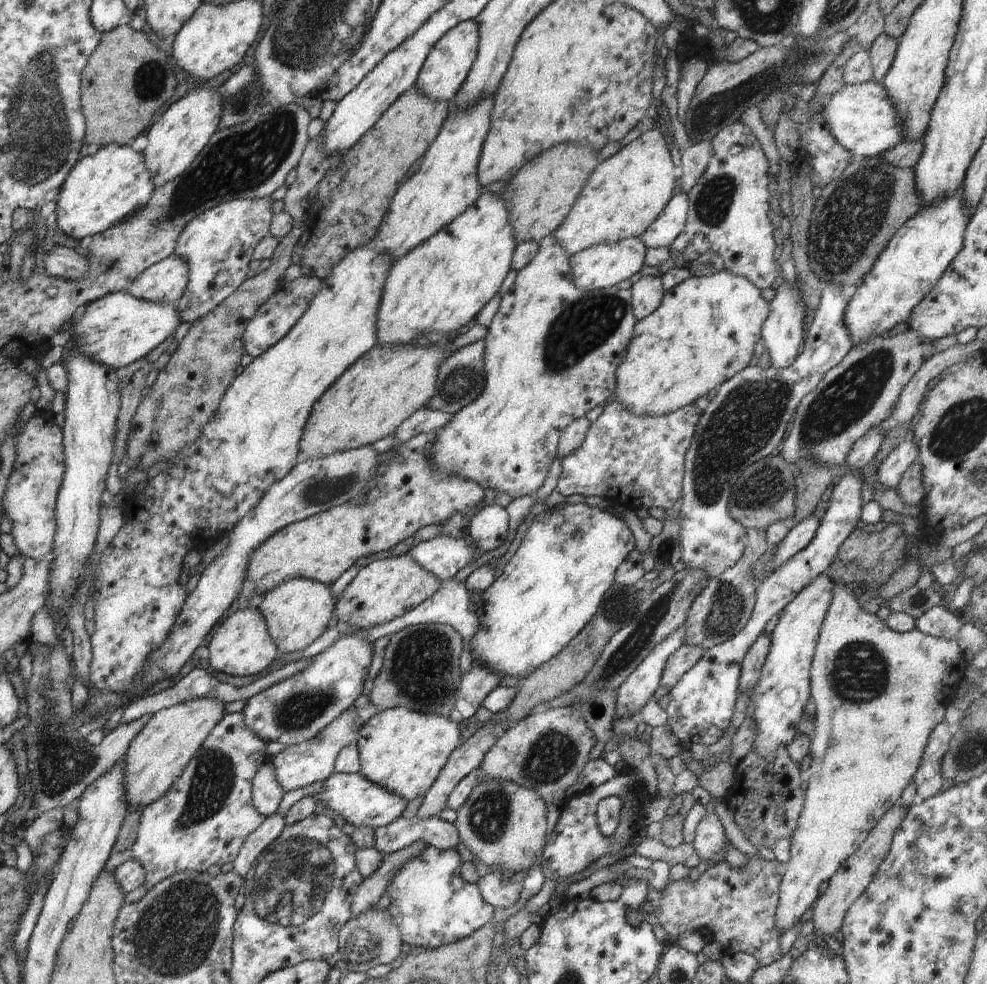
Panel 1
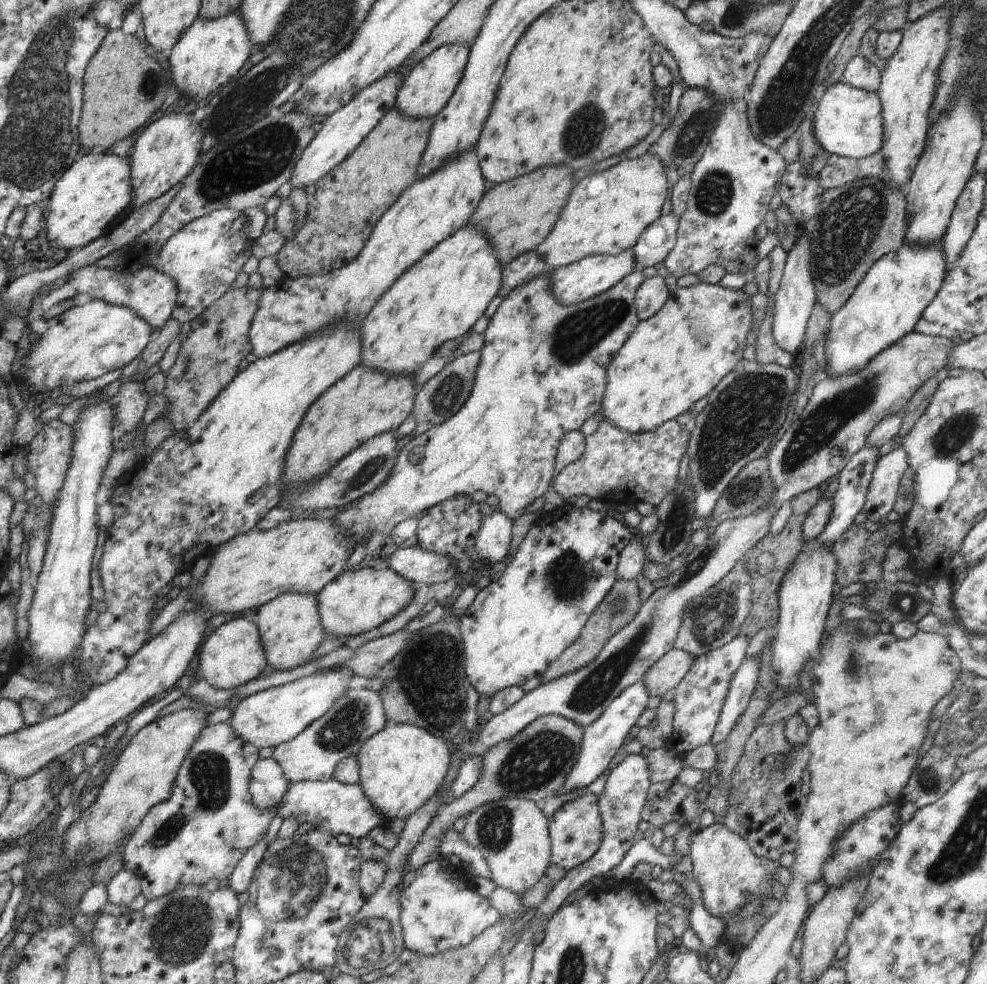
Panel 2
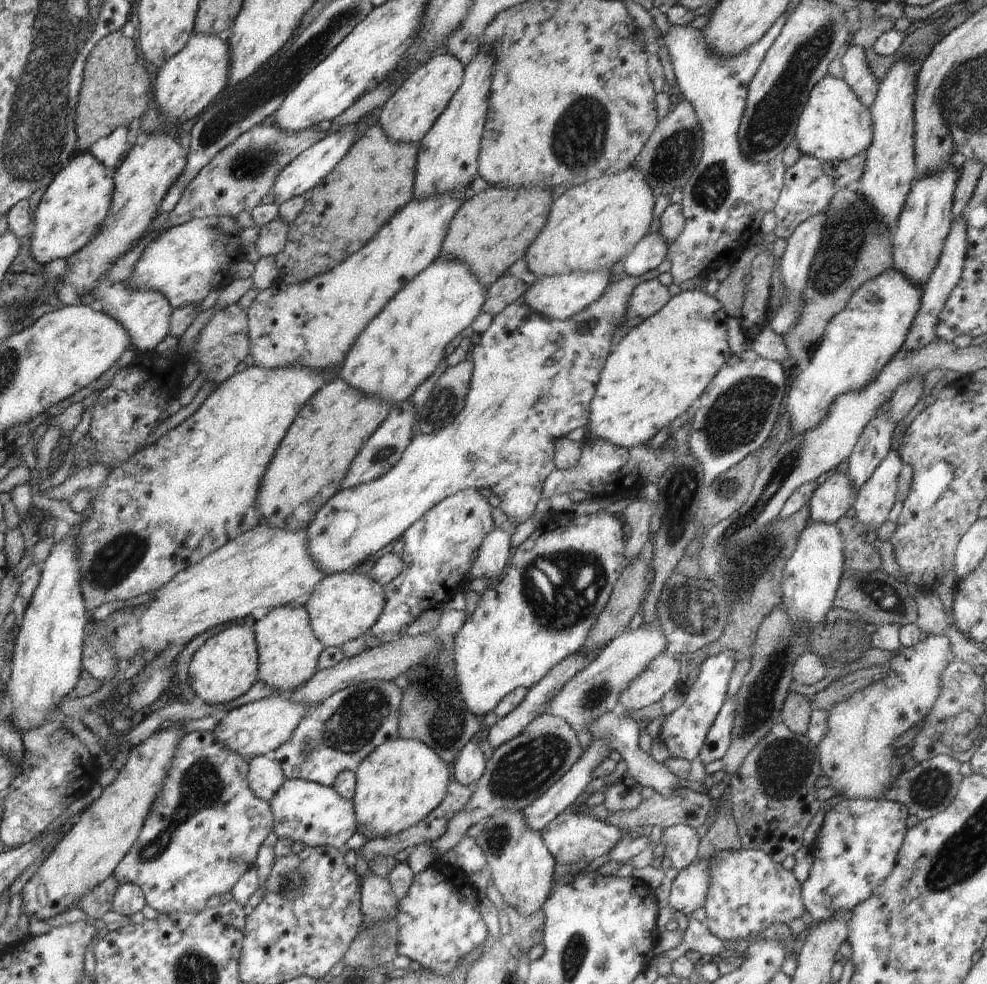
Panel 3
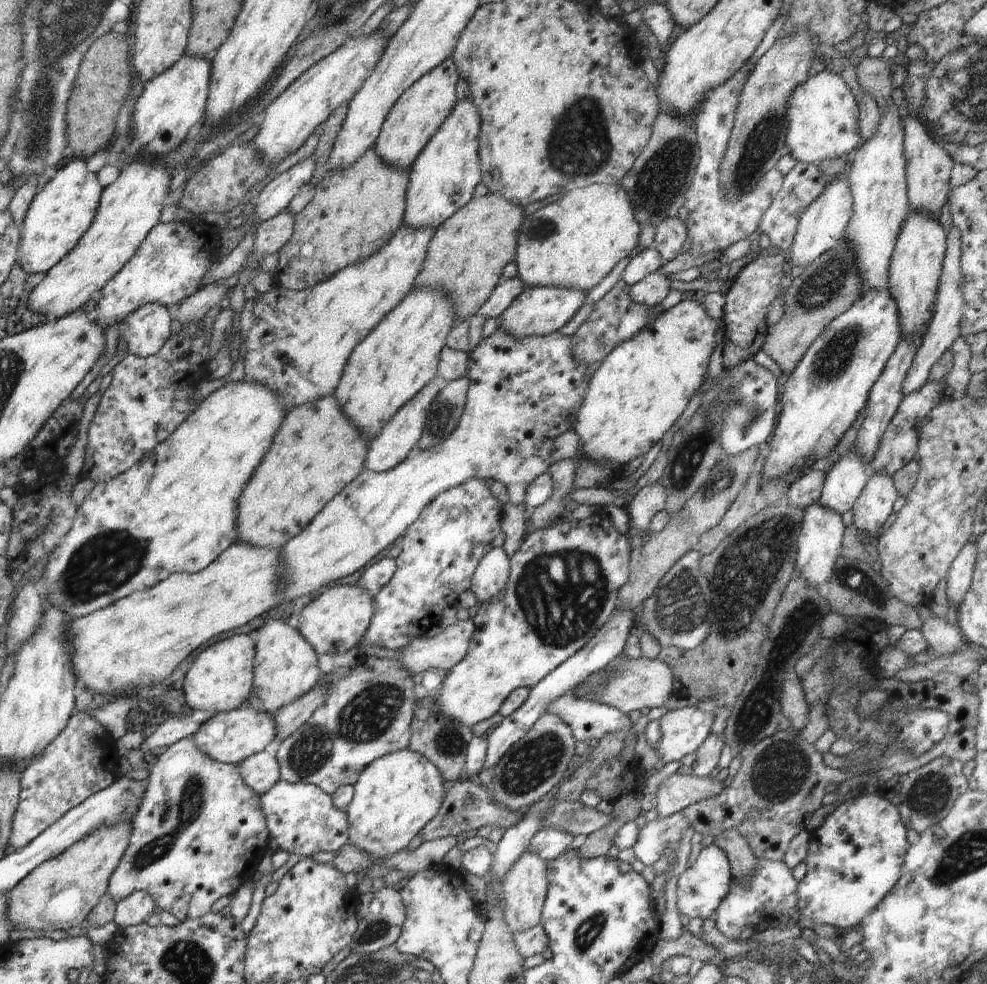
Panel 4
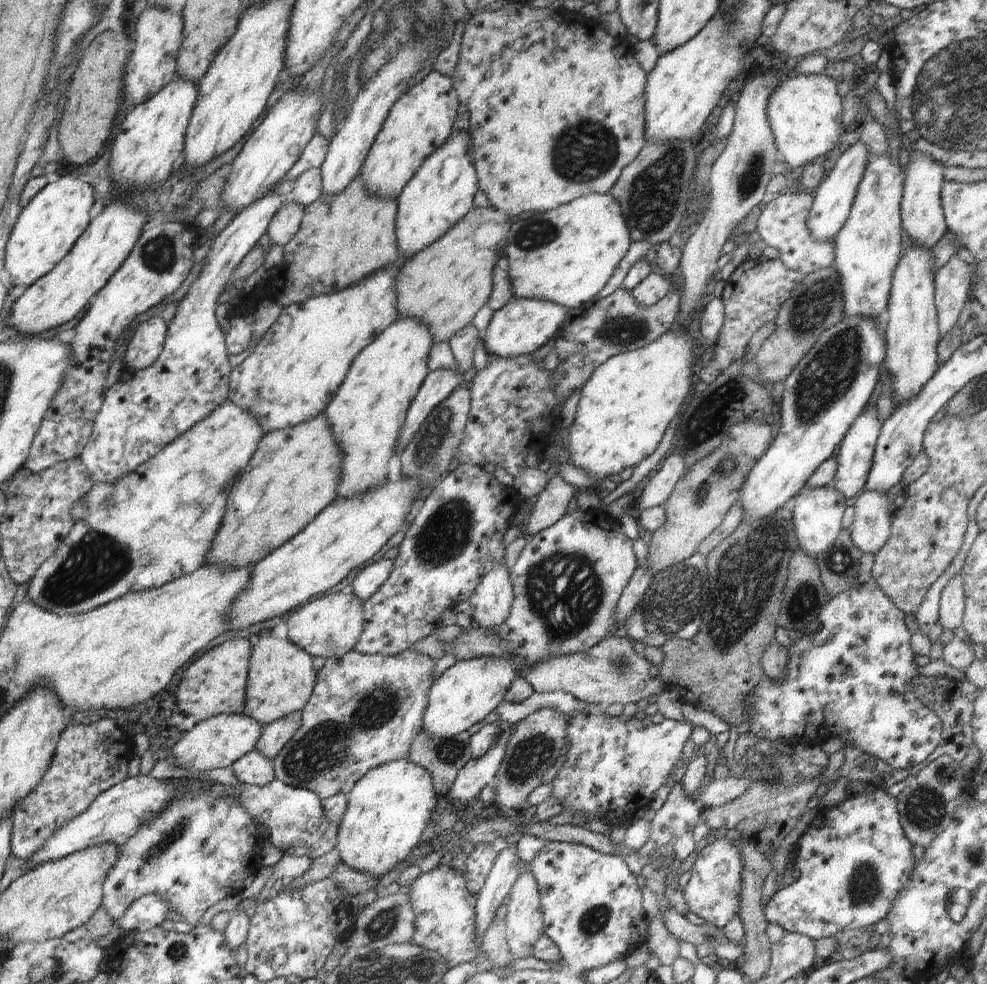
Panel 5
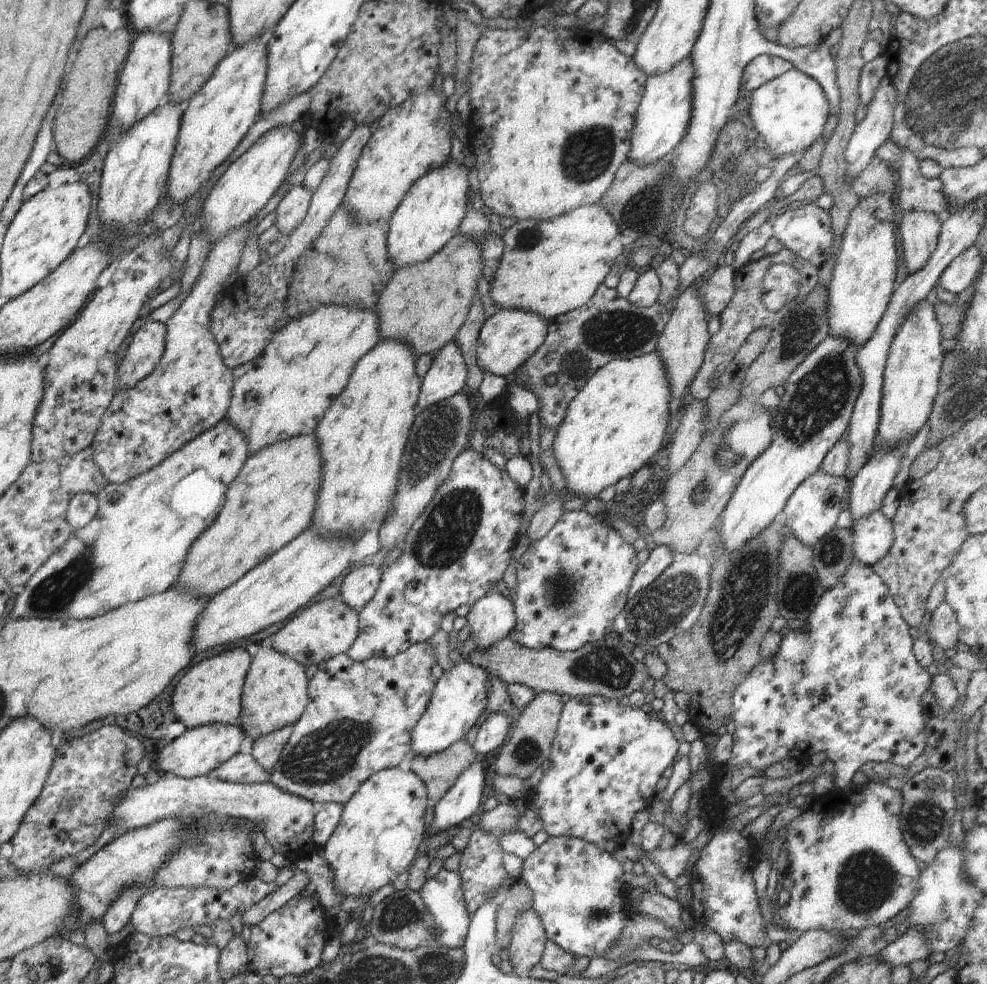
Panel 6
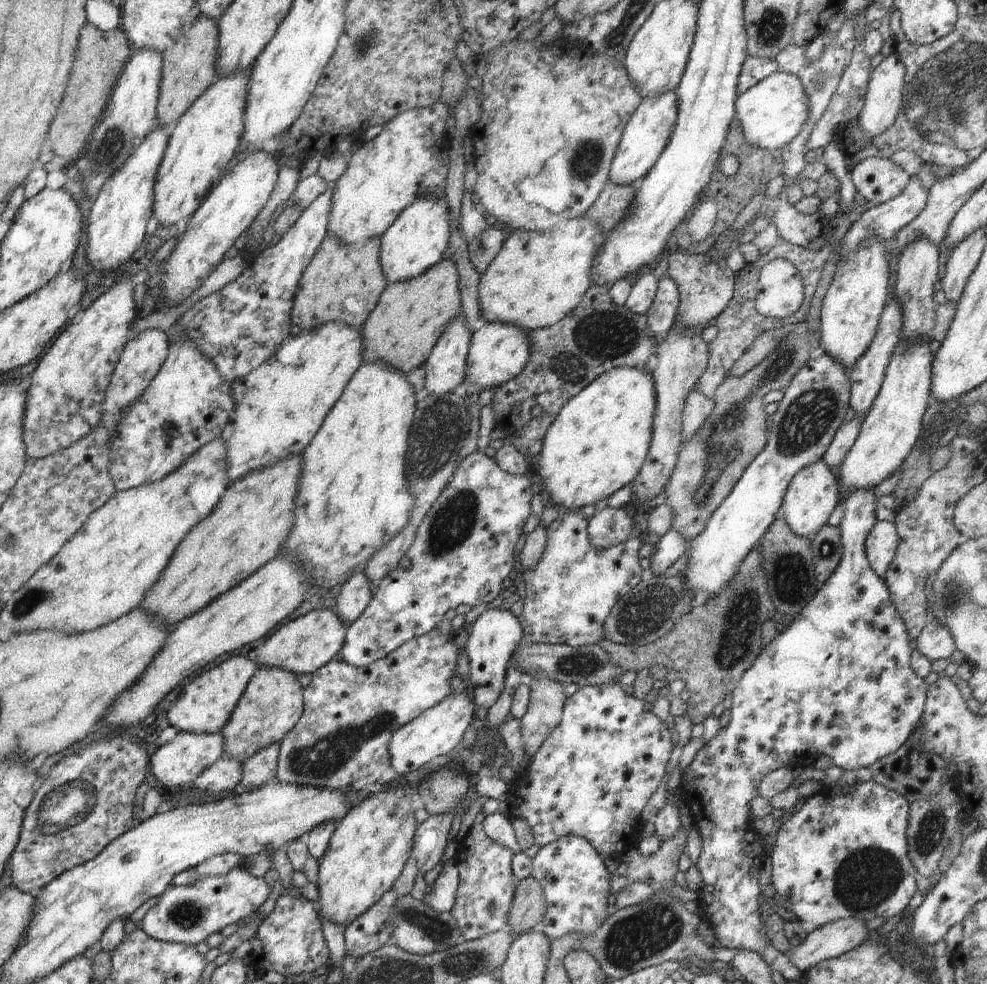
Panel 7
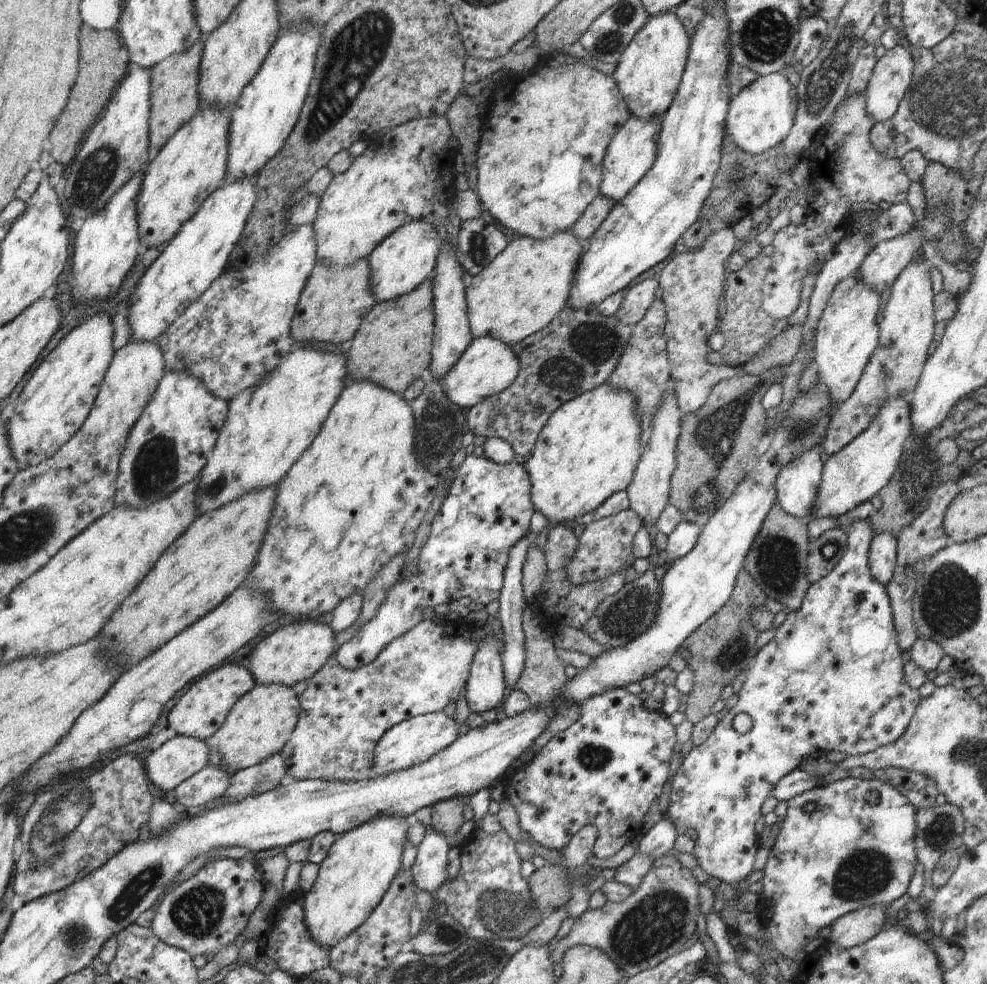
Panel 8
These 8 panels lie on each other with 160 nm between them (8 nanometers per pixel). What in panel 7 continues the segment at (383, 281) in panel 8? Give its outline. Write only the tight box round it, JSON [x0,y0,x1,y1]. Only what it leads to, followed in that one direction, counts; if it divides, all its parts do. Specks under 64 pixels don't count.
[379,196,450,284]

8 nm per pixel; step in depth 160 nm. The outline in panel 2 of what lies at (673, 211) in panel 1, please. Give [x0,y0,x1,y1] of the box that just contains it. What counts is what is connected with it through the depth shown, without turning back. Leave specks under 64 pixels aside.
[631,212,679,270]

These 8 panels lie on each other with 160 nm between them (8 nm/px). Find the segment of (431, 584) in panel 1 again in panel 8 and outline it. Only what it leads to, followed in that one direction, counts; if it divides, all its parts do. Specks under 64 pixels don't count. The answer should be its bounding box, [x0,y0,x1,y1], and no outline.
[246,619,335,687]

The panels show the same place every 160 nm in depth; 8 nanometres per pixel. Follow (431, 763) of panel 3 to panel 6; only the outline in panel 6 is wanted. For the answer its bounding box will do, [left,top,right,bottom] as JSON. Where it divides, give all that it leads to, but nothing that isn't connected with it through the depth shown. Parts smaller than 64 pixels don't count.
[323,767,428,898]

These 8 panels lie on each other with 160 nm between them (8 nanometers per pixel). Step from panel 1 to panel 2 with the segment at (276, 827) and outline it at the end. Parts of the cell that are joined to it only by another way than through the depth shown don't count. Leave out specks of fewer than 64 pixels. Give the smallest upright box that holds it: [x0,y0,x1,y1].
[229,838,267,893]

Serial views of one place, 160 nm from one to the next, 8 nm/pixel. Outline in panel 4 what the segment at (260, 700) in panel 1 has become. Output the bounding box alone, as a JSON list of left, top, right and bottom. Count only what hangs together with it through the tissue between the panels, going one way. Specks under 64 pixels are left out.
[192,709,275,765]

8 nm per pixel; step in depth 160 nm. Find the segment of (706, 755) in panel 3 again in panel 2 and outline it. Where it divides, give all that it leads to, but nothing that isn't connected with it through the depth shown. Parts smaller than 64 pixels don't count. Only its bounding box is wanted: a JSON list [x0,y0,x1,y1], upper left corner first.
[711,656,759,746]

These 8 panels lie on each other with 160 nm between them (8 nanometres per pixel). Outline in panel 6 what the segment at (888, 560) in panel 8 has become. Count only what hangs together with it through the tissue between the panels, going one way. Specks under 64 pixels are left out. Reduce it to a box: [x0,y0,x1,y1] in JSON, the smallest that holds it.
[852,511,895,567]

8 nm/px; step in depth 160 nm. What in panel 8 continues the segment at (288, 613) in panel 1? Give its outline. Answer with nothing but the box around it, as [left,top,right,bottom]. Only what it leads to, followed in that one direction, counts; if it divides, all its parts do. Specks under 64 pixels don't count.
[205,684,300,774]

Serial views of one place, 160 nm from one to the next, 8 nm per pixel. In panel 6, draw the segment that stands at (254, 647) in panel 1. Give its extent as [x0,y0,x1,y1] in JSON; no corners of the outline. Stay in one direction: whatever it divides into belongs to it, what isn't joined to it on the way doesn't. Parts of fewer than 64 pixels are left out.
[172,647,250,729]

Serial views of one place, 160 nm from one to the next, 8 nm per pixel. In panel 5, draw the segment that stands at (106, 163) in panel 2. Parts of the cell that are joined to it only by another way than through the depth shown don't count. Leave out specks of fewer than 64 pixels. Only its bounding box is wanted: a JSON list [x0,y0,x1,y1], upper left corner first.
[4,174,95,287]

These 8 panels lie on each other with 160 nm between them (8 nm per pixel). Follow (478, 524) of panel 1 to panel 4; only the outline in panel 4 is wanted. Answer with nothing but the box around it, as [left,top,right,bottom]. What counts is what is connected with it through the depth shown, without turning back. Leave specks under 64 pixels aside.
[471,547,510,603]

